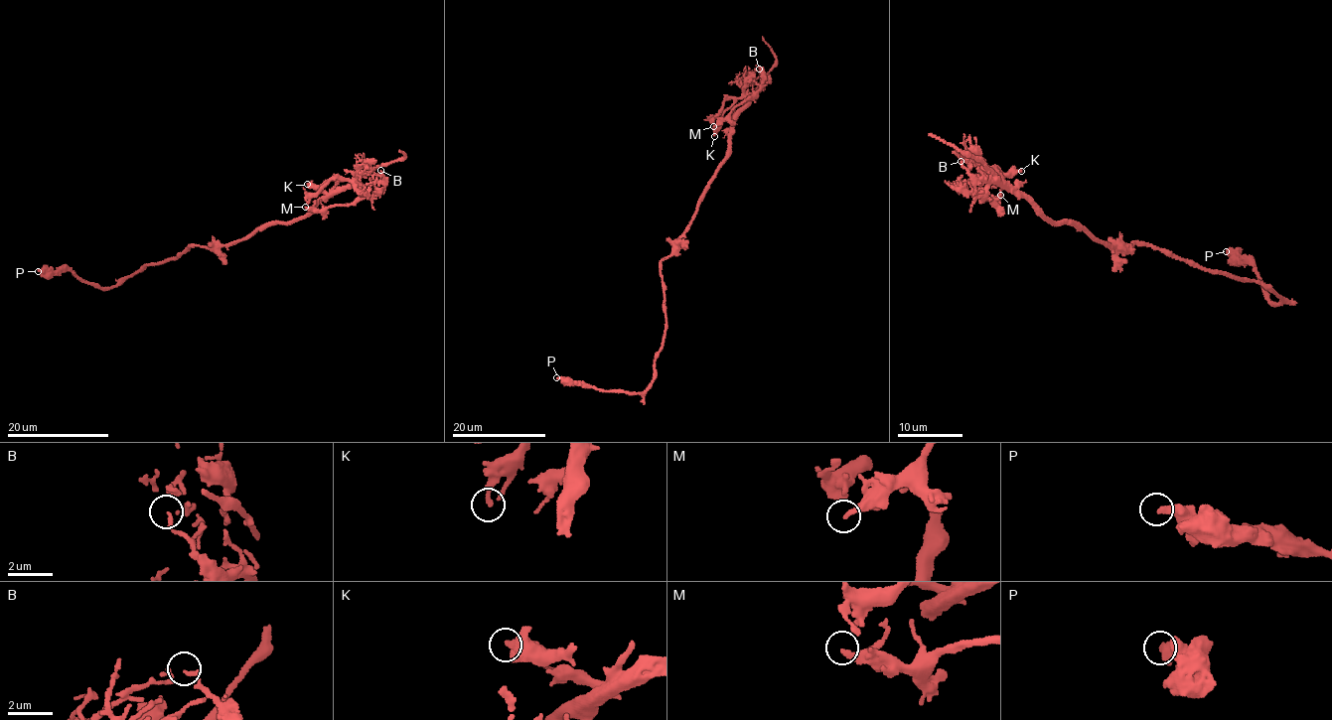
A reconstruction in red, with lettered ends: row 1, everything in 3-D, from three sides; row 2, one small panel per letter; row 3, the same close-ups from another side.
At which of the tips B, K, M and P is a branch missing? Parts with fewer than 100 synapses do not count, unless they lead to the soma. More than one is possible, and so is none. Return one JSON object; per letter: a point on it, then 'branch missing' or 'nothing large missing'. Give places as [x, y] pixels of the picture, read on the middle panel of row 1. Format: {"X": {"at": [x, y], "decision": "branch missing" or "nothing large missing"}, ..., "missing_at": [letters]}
{"B": {"at": [759, 69], "decision": "nothing large missing"}, "K": {"at": [714, 136], "decision": "nothing large missing"}, "M": {"at": [713, 126], "decision": "nothing large missing"}, "P": {"at": [556, 377], "decision": "nothing large missing"}, "missing_at": []}

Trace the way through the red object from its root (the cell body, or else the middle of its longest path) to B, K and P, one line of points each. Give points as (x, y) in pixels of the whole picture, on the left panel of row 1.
B: (216, 248), (227, 246), (269, 224), (290, 224), (318, 202), (338, 191), (379, 182), (384, 176), (380, 170)
K: (216, 248), (227, 246), (269, 224), (290, 224), (317, 205), (336, 182), (328, 180), (320, 186), (307, 184)
P: (216, 248), (190, 244), (177, 257), (145, 264), (110, 287), (98, 288), (84, 283), (70, 270), (38, 271)

